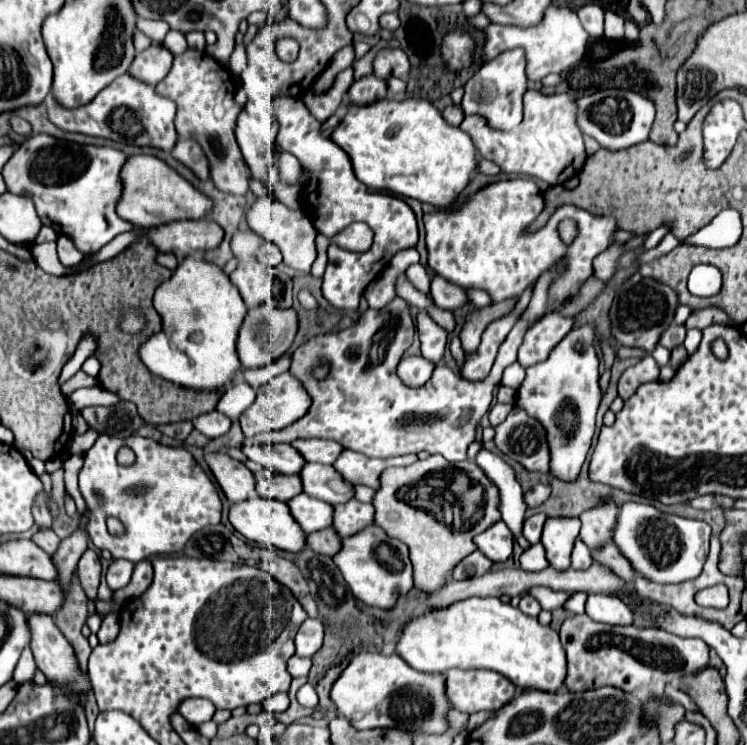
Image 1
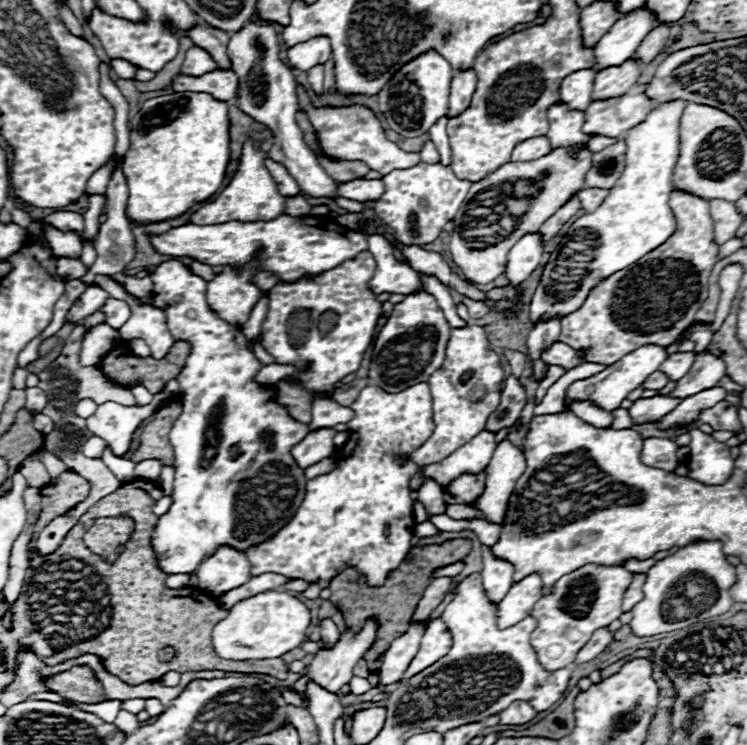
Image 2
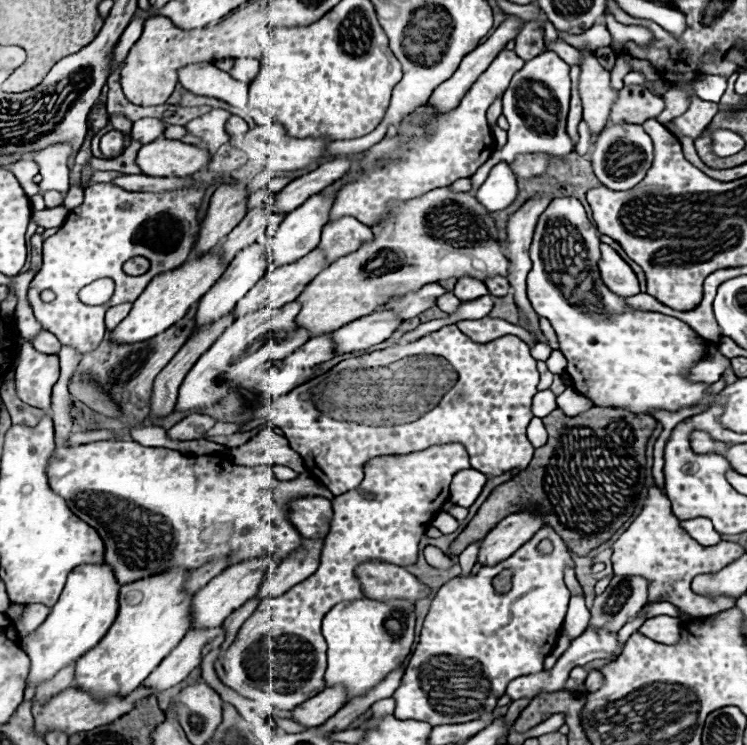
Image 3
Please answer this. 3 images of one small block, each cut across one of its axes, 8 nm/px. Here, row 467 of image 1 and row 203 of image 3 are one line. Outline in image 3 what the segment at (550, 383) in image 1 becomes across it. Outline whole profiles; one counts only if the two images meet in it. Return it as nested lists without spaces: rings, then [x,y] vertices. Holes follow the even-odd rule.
[[[564,196],[564,198],[554,198],[550,202],[550,206],[544,210],[544,214],[540,216],[538,220],[538,226],[536,226],[536,232],[534,232],[534,240],[532,240],[532,246],[530,246],[530,258],[532,258],[532,270],[528,272],[528,298],[532,302],[532,308],[536,310],[538,316],[544,316],[550,320],[554,332],[556,332],[556,338],[558,338],[558,350],[566,356],[568,360],[568,366],[566,366],[566,374],[572,378],[572,386],[574,390],[578,390],[580,394],[584,394],[586,398],[592,400],[594,406],[598,408],[622,408],[622,410],[630,410],[632,414],[646,414],[646,412],[652,412],[652,410],[668,410],[668,412],[678,412],[682,408],[696,408],[708,394],[708,388],[710,384],[704,384],[704,382],[694,382],[690,380],[690,370],[708,356],[708,342],[704,338],[700,338],[686,322],[678,320],[678,318],[672,318],[672,316],[666,316],[666,314],[660,314],[660,312],[646,312],[646,310],[626,310],[626,298],[614,294],[610,288],[604,286],[602,278],[600,278],[600,272],[598,272],[598,260],[600,260],[600,236],[598,236],[598,230],[594,228],[594,224],[590,222],[584,206],[580,204],[578,198],[572,198],[572,196]]]

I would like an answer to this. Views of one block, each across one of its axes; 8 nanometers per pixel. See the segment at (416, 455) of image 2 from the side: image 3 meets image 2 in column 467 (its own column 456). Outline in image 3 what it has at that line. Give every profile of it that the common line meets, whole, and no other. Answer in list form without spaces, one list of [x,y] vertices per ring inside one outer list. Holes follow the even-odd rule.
[[[450,324],[416,342],[396,344],[386,350],[362,354],[360,358],[344,360],[332,370],[390,366],[390,362],[406,362],[406,358],[430,358],[430,382],[434,382],[434,394],[438,394],[434,406],[414,422],[362,426],[356,422],[338,422],[322,414],[314,402],[310,402],[310,394],[326,382],[326,374],[274,398],[274,414],[268,414],[268,418],[284,432],[290,448],[304,458],[306,468],[336,496],[358,490],[364,479],[364,464],[374,456],[410,454],[448,442],[460,442],[466,446],[472,468],[486,476],[500,476],[514,468],[526,470],[534,456],[534,446],[526,438],[526,428],[532,420],[530,406],[540,380],[528,344],[516,336],[500,336],[486,344],[478,344]]]

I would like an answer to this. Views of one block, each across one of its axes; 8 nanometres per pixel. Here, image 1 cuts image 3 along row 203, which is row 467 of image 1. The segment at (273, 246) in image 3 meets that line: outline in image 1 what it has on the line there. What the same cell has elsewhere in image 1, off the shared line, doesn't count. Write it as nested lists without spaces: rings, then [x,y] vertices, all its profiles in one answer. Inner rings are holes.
[[[306,464],[300,472],[304,492],[312,498],[324,500],[332,506],[348,502],[354,496],[354,486],[342,478],[332,466],[324,464]]]

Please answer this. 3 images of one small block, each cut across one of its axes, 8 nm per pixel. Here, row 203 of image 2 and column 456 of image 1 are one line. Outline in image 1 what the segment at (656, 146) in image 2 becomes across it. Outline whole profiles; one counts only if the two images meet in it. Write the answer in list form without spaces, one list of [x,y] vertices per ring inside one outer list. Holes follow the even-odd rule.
[[[474,596],[452,604],[448,610],[414,618],[406,624],[396,652],[418,672],[486,668],[506,676],[518,690],[560,692],[566,680],[566,652],[558,632],[498,598]]]

